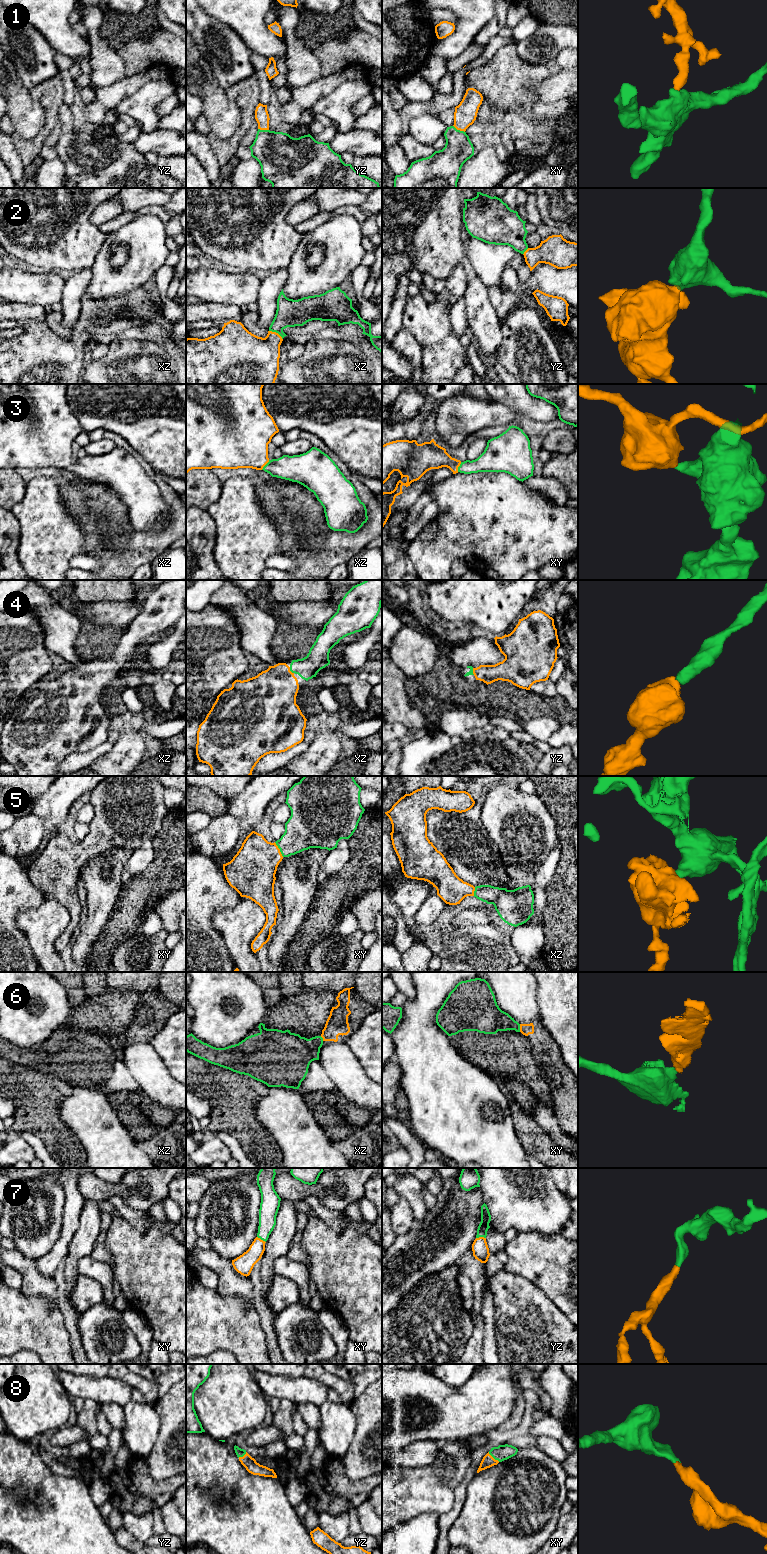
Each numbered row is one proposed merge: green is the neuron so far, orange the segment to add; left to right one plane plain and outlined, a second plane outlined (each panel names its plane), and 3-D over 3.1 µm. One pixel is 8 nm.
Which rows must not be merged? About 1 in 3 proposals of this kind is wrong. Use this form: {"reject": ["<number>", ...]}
{"reject": ["6"]}

